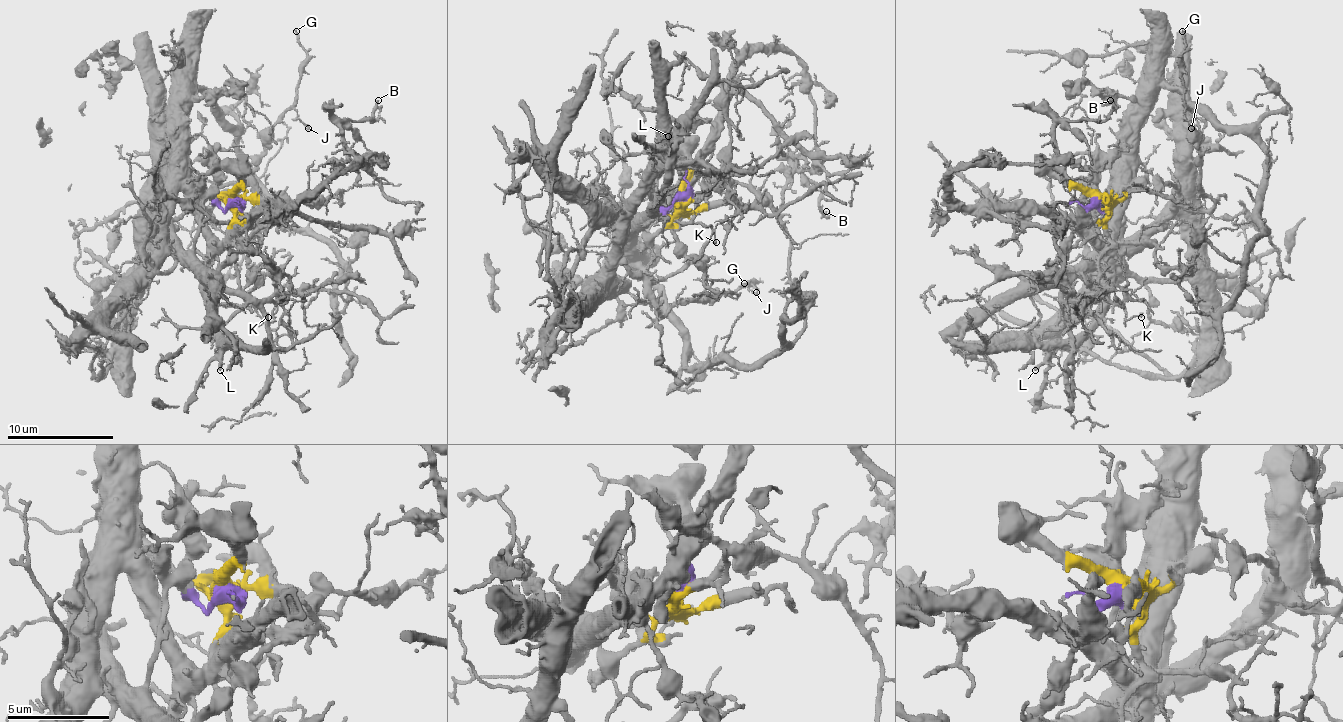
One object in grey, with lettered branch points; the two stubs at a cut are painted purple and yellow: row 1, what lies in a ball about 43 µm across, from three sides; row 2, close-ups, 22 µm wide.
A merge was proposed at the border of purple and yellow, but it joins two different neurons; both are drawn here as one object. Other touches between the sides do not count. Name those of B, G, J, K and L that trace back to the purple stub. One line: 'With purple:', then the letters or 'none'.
With purple: G, J

